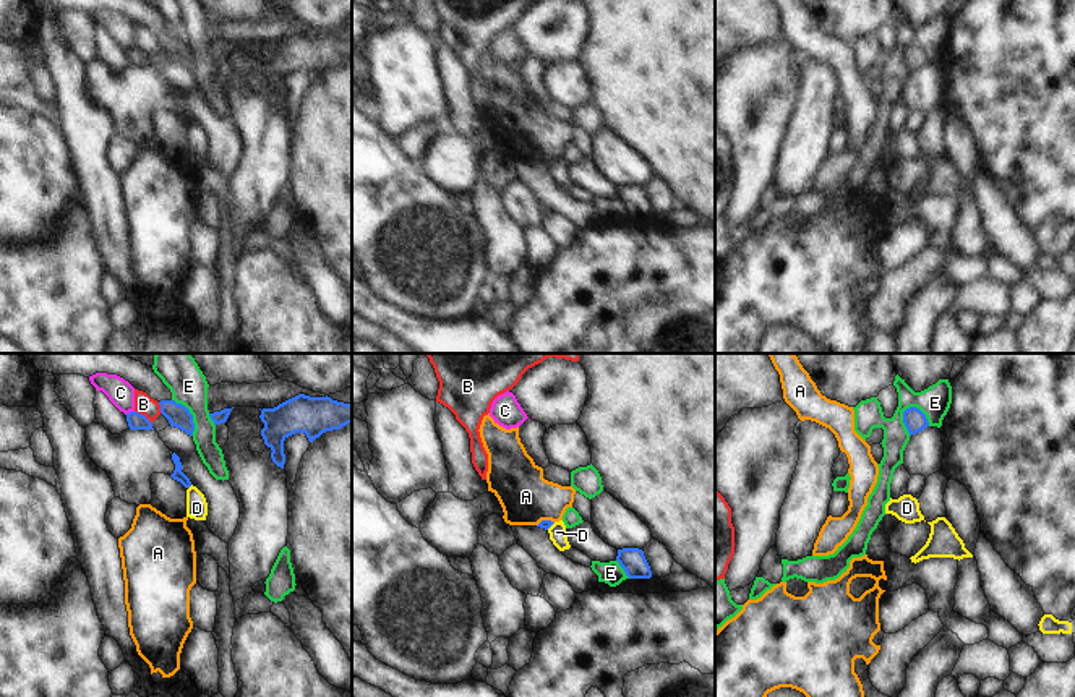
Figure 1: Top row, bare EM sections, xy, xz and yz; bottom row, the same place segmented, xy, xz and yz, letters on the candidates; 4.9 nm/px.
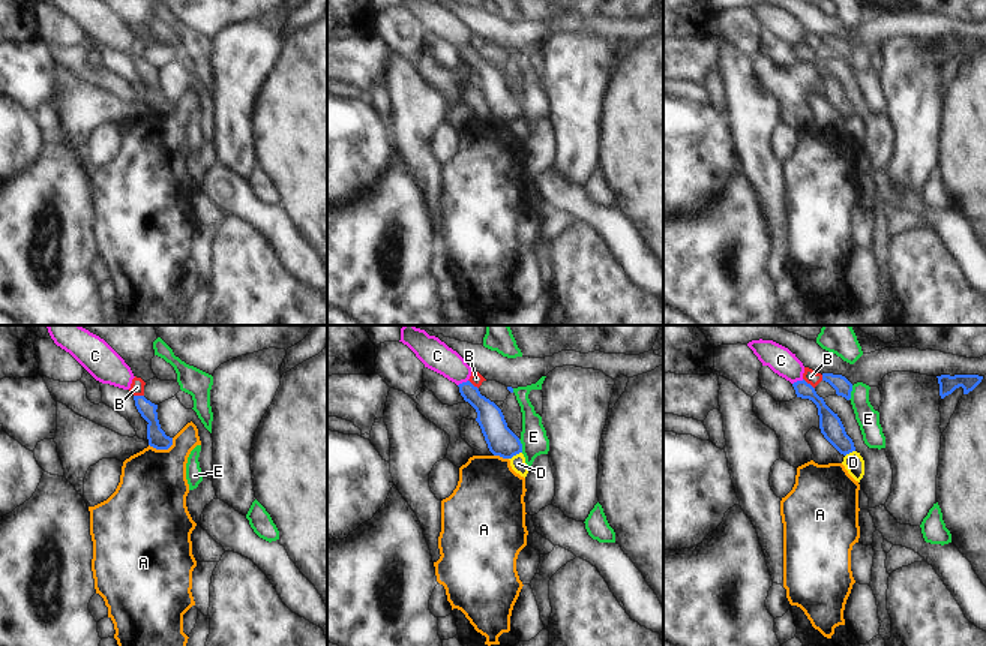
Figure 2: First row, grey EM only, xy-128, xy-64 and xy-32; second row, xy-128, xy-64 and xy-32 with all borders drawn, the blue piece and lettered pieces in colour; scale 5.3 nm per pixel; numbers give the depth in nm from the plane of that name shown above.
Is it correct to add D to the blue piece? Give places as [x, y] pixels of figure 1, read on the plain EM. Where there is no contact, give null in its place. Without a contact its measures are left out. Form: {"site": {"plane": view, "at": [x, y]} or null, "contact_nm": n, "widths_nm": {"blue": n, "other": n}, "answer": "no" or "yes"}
{"site": {"plane": "xz", "at": [550, 162]}, "contact_nm": 60, "widths_nm": {"blue": 50, "other": 80}, "answer": "no"}

